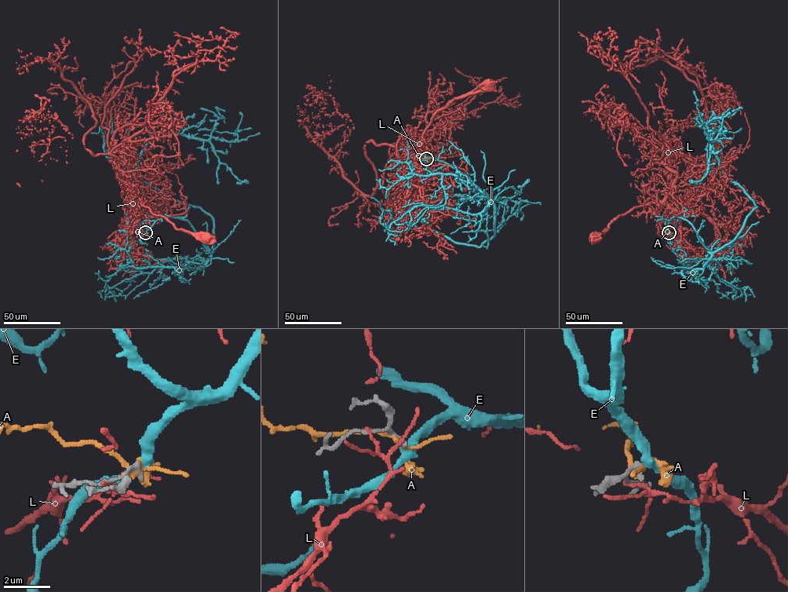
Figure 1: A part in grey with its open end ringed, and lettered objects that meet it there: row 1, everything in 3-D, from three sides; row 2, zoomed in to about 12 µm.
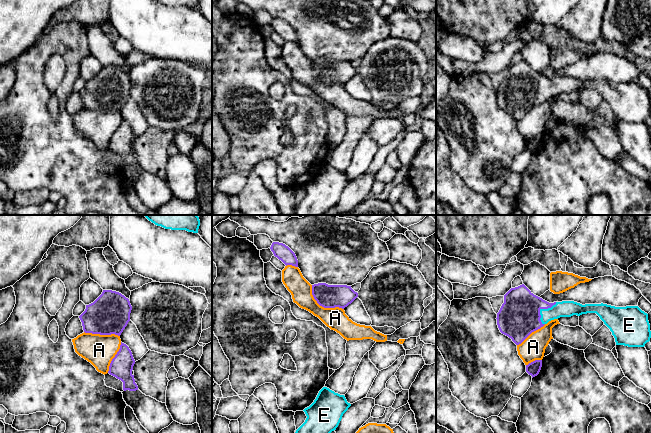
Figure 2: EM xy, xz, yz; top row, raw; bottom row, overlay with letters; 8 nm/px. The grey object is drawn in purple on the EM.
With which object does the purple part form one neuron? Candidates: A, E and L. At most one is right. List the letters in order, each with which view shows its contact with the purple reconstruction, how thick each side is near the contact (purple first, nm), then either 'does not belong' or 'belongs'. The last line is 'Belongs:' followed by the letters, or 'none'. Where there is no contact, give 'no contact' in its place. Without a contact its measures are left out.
A: contact in xz; calibres 190 and 180 nm; does not belong
E: contact in yz; calibres 320 and 130 nm; belongs
L: no contact; does not belong
Belongs: E

